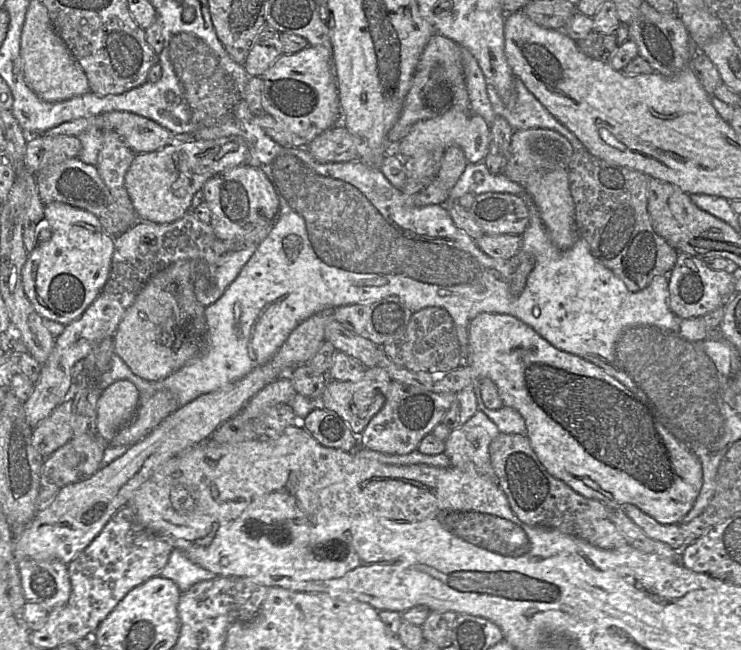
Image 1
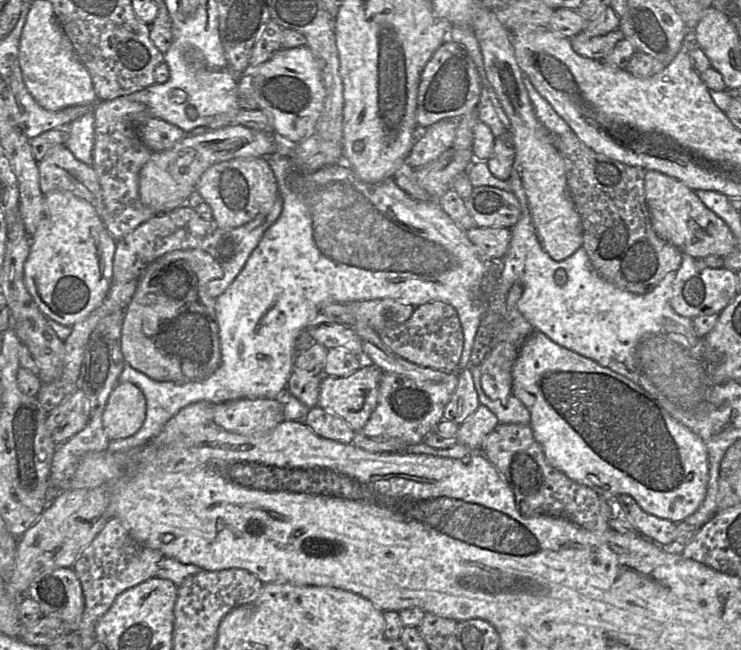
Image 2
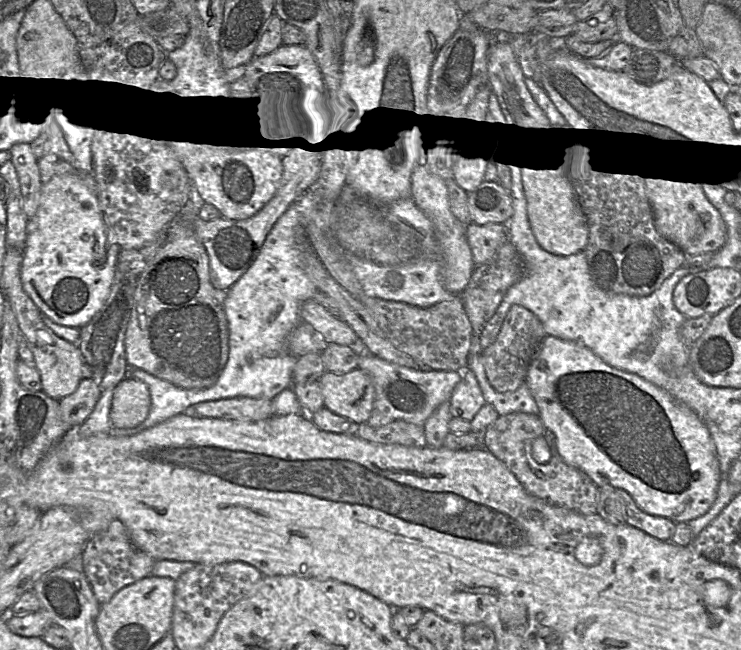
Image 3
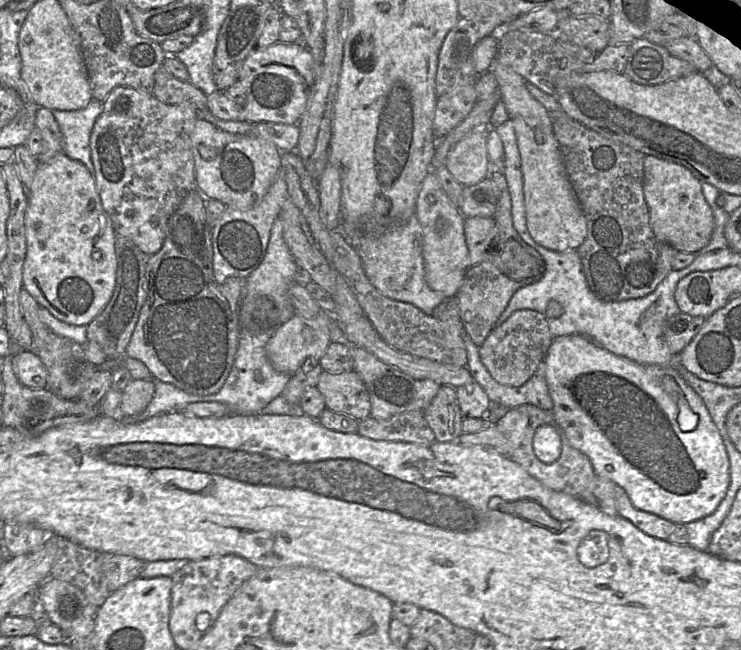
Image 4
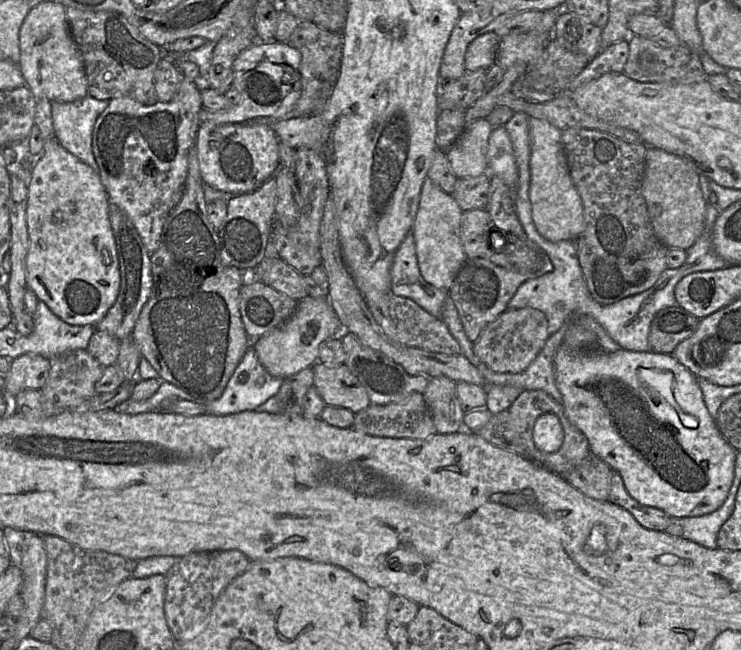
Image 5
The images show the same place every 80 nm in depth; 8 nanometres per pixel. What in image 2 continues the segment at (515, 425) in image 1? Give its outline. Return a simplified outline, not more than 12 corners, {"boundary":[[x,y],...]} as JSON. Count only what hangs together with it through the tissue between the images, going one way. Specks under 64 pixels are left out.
{"boundary":[[469,365],[479,403],[500,424],[529,424],[525,405],[510,394],[493,401],[481,387],[481,365]]}

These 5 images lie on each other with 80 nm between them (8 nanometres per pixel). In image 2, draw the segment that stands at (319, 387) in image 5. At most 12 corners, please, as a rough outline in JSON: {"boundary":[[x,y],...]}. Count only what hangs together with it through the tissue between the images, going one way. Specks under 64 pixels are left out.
{"boundary":[[365,363],[324,375],[318,405],[359,432],[378,403],[383,371]]}

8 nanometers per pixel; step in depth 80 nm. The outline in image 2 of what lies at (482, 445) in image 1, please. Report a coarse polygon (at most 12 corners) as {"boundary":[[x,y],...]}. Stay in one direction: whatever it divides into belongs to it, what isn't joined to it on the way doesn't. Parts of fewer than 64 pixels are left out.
{"boundary":[[480,405],[459,426],[458,443],[481,452],[485,437],[498,423]]}

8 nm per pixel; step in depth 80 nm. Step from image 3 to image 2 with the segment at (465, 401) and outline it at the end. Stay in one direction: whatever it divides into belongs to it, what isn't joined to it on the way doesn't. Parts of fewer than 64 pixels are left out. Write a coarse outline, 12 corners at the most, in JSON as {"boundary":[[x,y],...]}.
{"boundary":[[459,372],[443,420],[461,425],[480,406],[472,373]]}

